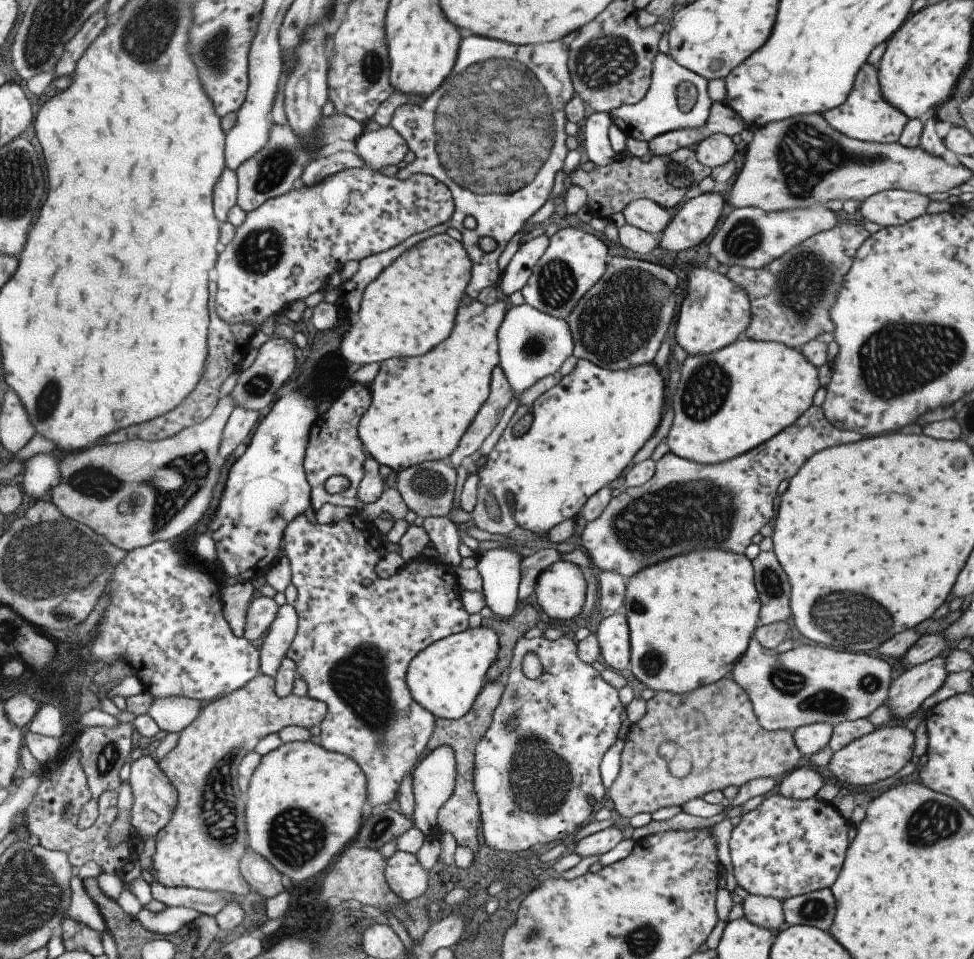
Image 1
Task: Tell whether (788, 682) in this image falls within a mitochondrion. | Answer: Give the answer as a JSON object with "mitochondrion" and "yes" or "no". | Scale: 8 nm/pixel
{"mitochondrion":"yes"}

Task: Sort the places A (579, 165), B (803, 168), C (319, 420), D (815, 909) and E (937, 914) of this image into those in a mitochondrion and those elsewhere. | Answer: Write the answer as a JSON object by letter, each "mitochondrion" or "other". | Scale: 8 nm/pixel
{"A":"other","B":"mitochondrion","C":"other","D":"mitochondrion","E":"other"}

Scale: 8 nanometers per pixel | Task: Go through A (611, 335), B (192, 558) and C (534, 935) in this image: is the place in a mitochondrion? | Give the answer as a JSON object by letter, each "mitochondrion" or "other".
{"A":"mitochondrion","B":"other","C":"mitochondrion"}

